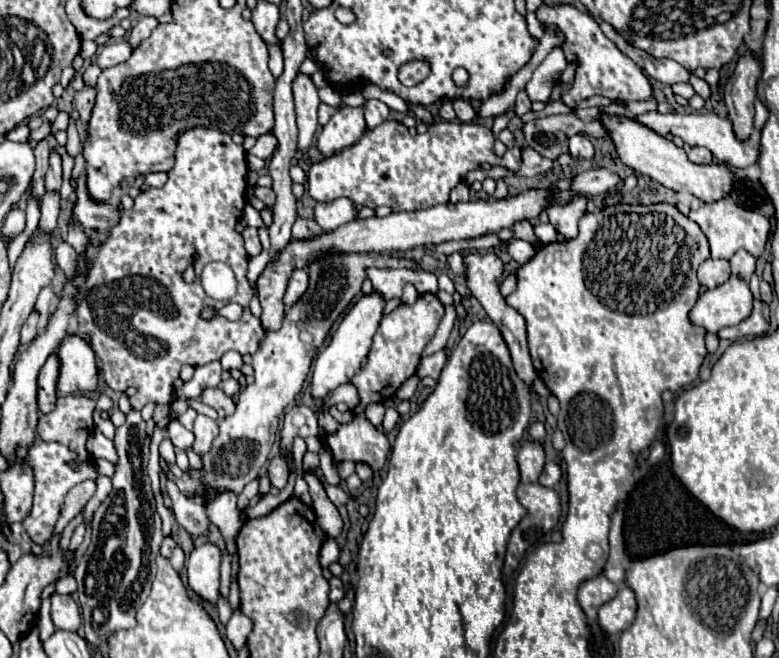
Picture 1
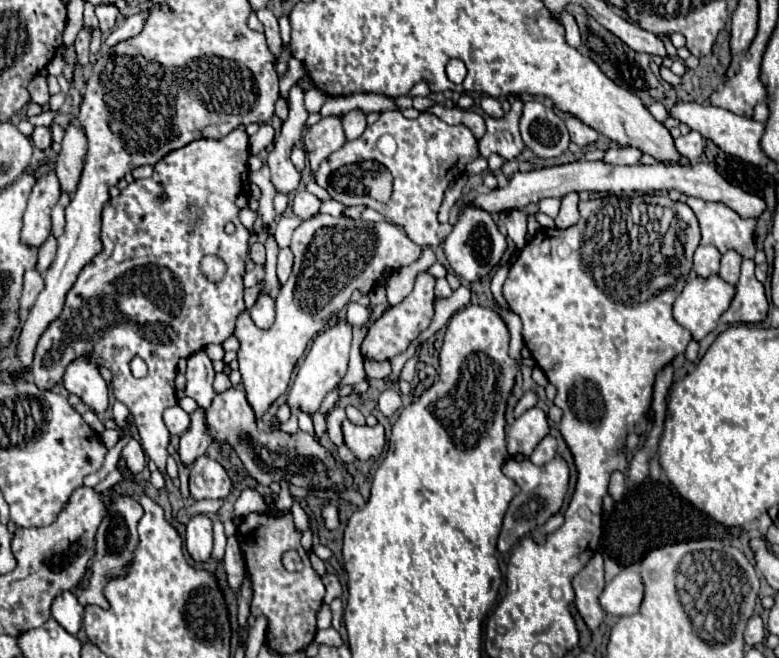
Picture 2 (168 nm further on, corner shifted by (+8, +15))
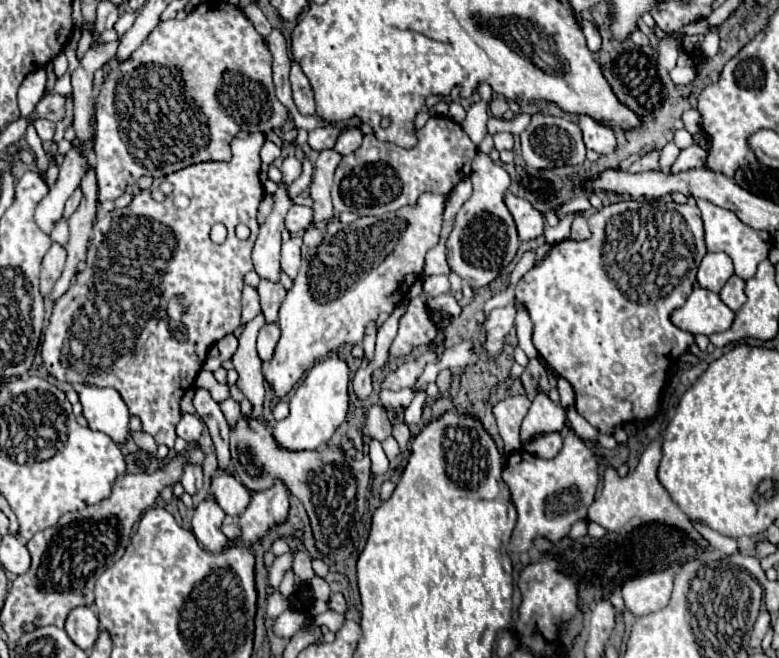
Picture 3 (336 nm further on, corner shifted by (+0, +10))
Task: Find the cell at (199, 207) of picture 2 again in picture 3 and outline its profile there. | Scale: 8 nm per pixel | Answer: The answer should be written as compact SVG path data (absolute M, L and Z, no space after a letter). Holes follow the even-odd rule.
M262 133L234 139L230 161L204 161L166 175L164 179L174 185L174 191L164 203L154 201L150 189L146 189L128 207L112 209L104 217L98 217L88 247L86 269L76 275L72 287L56 301L50 325L44 331L40 353L52 377L68 383L114 387L128 405L128 411L140 417L142 431L168 449L174 447L174 427L182 417L180 399L202 369L208 349L222 337L232 335L242 323L240 299L244 275L254 269L250 255L258 235L256 211L264 195L258 179L262 143ZM216 223L224 223L228 229L222 245L210 239L210 229ZM238 223L250 227L252 235L248 241L236 239L234 227Z

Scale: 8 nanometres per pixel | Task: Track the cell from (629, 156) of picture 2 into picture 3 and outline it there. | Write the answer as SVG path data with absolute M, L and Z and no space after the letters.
M652 149L650 153L644 153L638 161L632 163L632 171L634 171L634 173L640 173L640 171L658 169L658 155L660 155L658 149Z

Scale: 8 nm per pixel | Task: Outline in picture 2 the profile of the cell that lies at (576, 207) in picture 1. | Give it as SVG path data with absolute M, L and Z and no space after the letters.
M576 192L562 198L562 208L560 208L560 214L556 216L556 228L570 228L578 222L578 218L580 218L578 202L580 200L578 200Z

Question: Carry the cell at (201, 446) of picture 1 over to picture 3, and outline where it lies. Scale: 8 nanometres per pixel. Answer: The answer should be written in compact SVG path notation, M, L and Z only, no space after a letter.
M186 465L186 473L182 475L182 481L184 485L184 491L194 495L202 485L204 485L204 473L202 473L202 467L200 465Z

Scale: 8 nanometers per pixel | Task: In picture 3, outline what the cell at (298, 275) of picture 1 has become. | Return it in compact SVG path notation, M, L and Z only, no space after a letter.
M292 235L288 241L282 243L282 257L280 257L280 267L284 273L294 279L300 269L300 247L302 247L302 237Z

